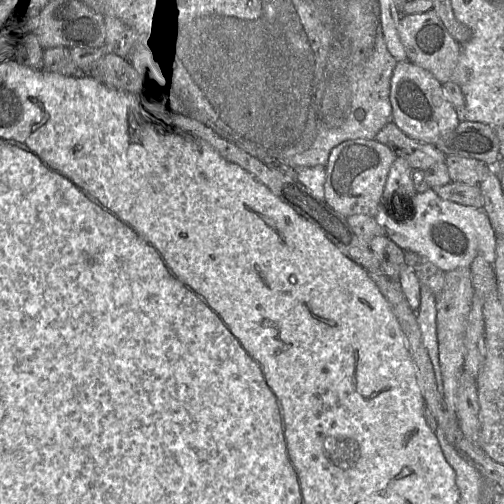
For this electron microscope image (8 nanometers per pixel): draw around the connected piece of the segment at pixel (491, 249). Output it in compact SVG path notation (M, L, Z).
M433 189L417 192L411 199L411 216L404 221L398 221L391 217L383 204L379 205L378 212L374 217L383 228L385 235L393 240L404 251L415 252L436 265L444 272L458 268L470 268L477 256L482 256L488 263L493 264L496 260L497 235L495 234L489 217L483 209L467 207L456 202L440 198Z

